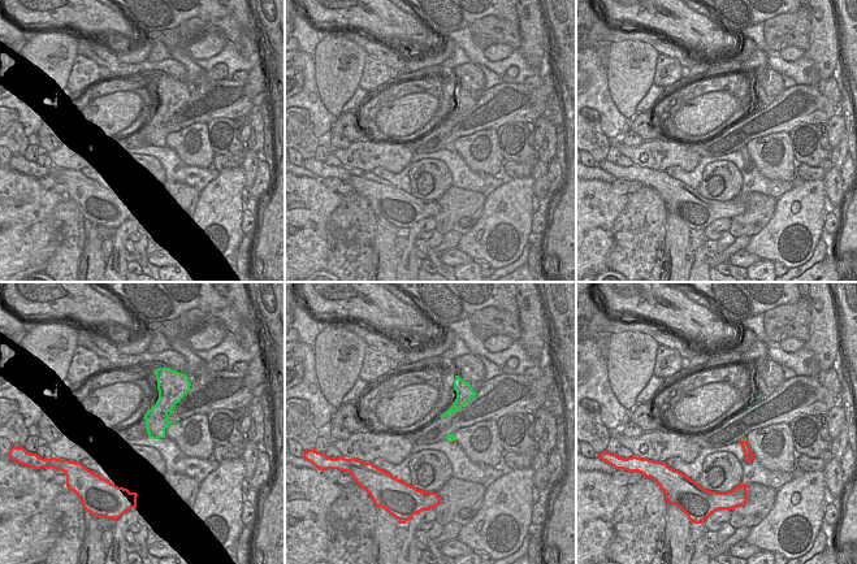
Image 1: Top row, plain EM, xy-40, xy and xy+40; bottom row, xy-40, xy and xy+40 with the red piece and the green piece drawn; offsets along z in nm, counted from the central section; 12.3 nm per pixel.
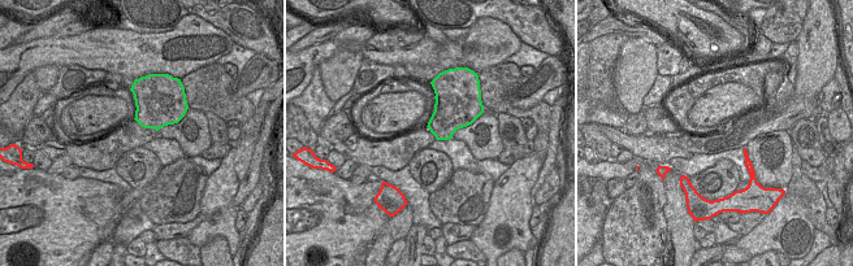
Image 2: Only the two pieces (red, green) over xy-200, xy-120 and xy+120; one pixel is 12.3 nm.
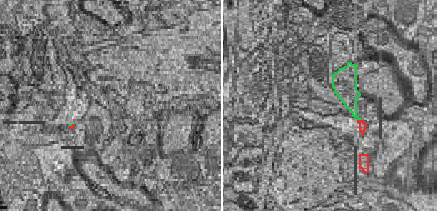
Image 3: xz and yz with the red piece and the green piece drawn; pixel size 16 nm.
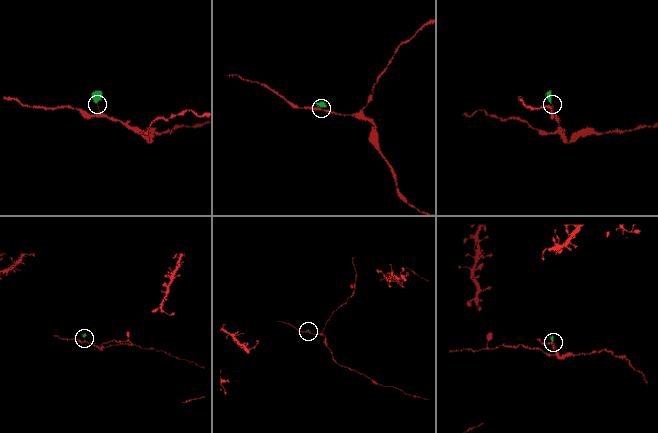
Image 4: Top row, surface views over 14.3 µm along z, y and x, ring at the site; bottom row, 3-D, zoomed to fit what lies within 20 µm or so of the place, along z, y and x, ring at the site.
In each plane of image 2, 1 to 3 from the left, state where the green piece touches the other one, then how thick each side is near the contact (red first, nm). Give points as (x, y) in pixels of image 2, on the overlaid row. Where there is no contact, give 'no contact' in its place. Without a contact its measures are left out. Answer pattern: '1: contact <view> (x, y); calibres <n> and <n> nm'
1: no contact
2: no contact
3: no contact

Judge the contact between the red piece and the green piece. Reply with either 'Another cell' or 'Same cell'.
Same cell

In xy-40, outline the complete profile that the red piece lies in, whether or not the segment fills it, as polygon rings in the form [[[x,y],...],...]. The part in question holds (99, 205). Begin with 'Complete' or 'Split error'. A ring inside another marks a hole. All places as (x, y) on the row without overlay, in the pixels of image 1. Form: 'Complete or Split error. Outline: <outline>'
Complete. Outline: [[[12,156],[8,166],[29,177],[53,177],[66,185],[66,196],[77,203],[86,221],[94,226],[117,229],[131,217],[137,217],[137,201],[118,196],[99,183],[88,179],[81,172],[43,168],[27,161],[23,156]]]

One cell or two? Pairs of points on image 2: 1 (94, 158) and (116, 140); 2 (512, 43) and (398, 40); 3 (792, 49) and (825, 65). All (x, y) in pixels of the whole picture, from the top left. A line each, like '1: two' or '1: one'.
1: one
2: one
3: two

